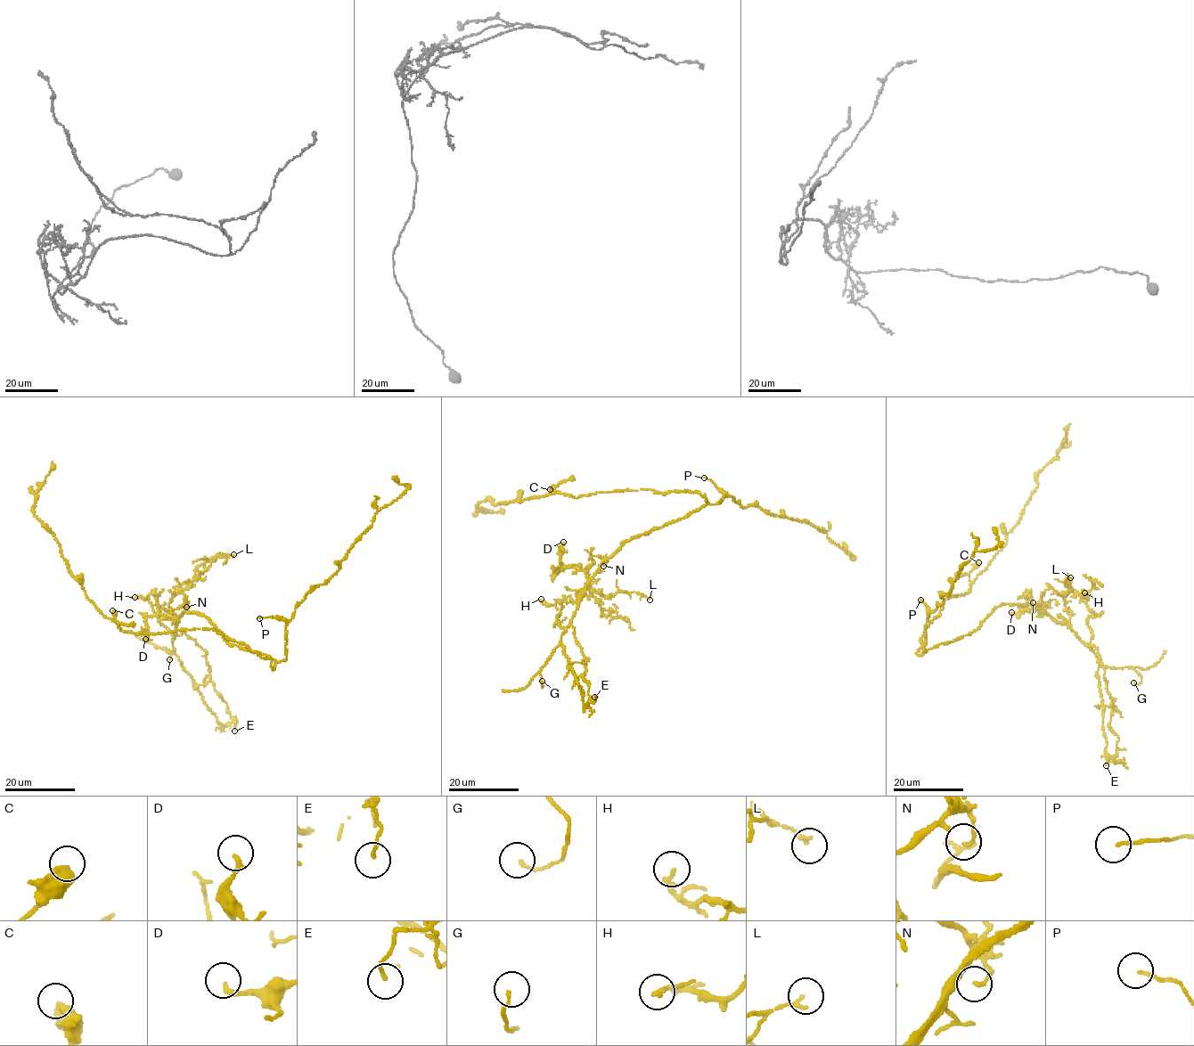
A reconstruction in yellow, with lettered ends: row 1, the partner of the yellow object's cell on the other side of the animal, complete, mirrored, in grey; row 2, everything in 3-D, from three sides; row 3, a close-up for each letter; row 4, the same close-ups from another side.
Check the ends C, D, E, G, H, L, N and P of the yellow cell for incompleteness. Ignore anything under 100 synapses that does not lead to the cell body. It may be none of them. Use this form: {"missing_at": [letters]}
{"missing_at": []}

